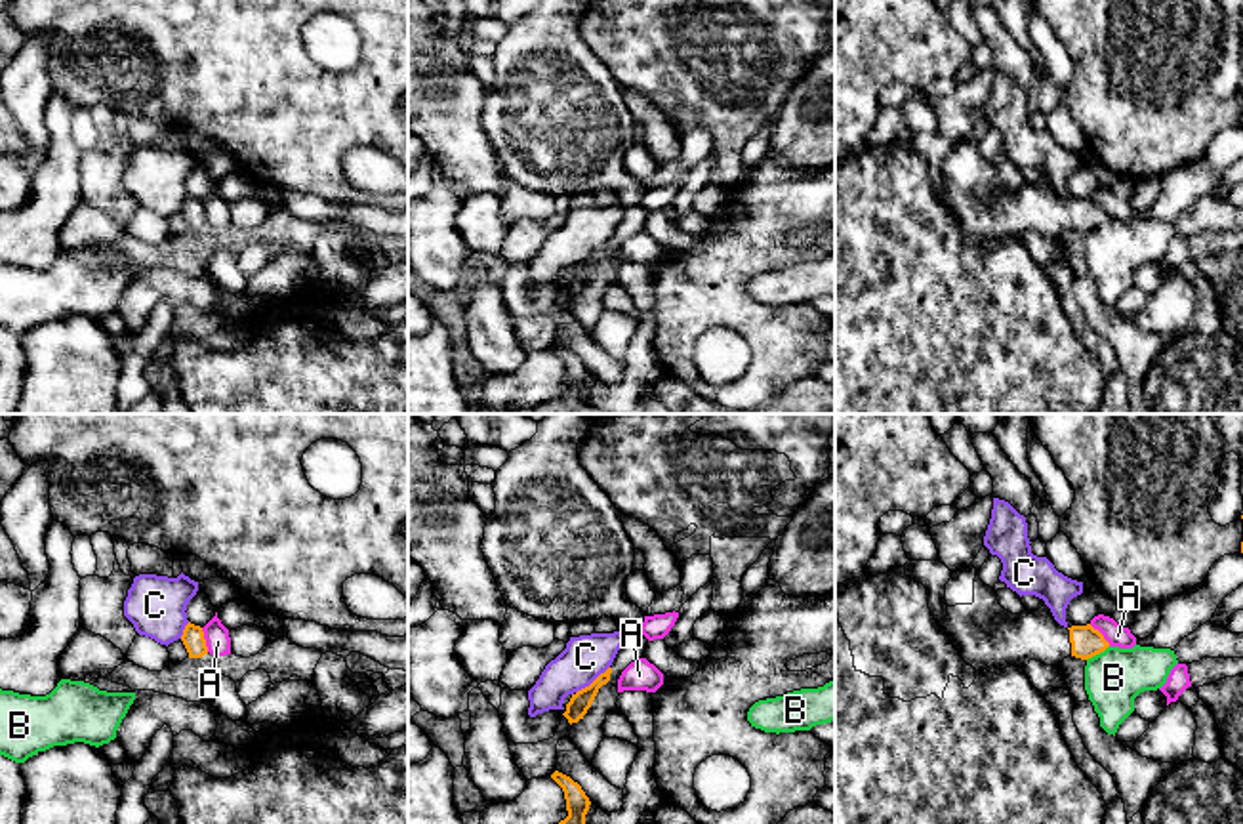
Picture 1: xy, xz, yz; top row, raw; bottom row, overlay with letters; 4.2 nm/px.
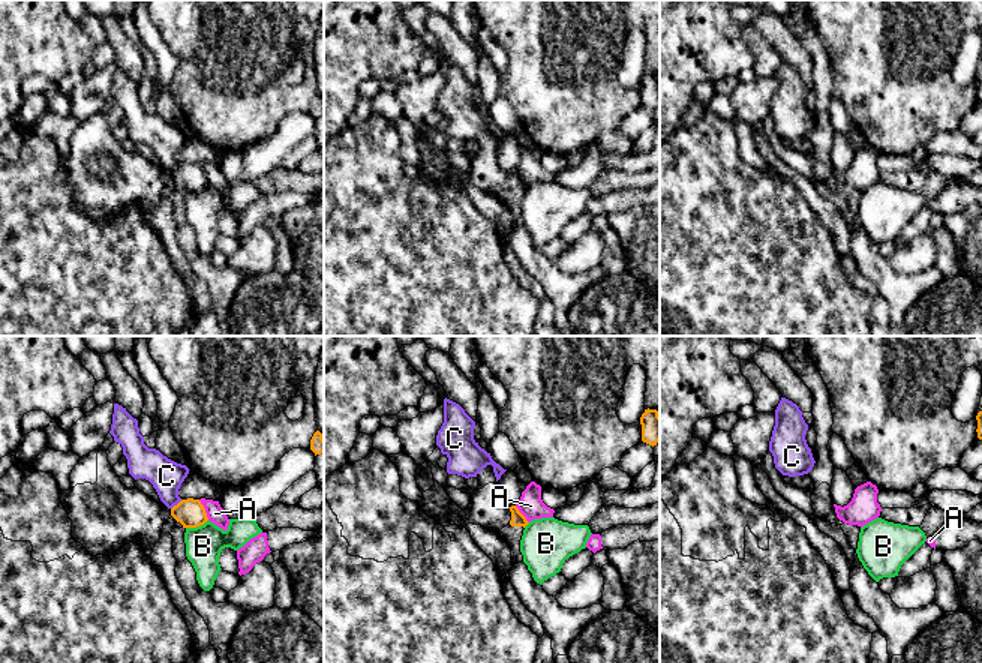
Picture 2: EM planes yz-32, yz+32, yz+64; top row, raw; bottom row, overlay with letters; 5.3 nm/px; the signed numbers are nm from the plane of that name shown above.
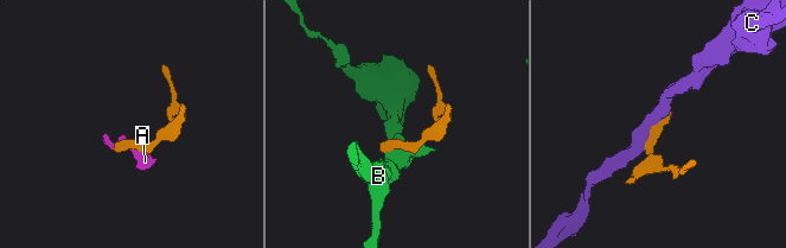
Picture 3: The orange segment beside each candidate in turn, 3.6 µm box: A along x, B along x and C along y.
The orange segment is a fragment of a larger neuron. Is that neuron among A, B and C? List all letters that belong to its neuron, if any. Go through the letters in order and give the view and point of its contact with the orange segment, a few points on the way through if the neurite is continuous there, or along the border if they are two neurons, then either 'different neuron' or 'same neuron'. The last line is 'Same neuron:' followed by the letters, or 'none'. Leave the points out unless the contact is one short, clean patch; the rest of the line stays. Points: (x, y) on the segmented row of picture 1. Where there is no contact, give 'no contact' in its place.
A: contact xy (204, 639); border xy (201, 628), (208, 651); different neuron
B: contact yz (1097, 653); border yz (1108, 645), (1087, 660); different neuron
C: contact xz (593, 681); different neuron
Same neuron: none

